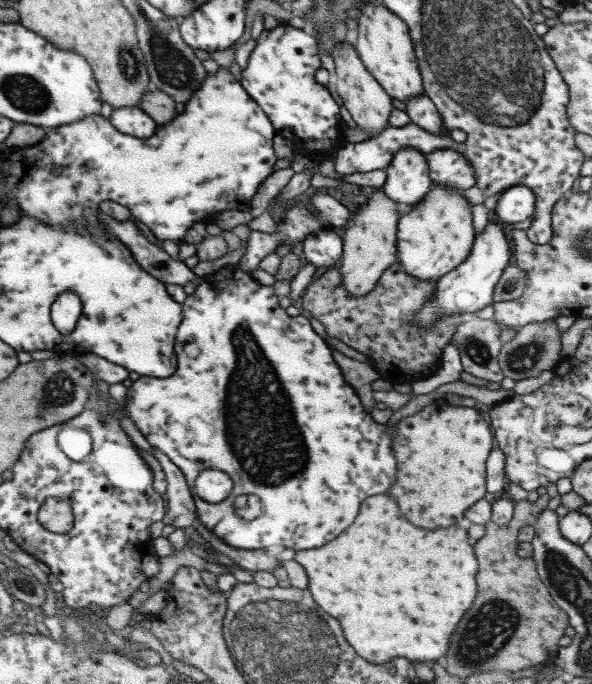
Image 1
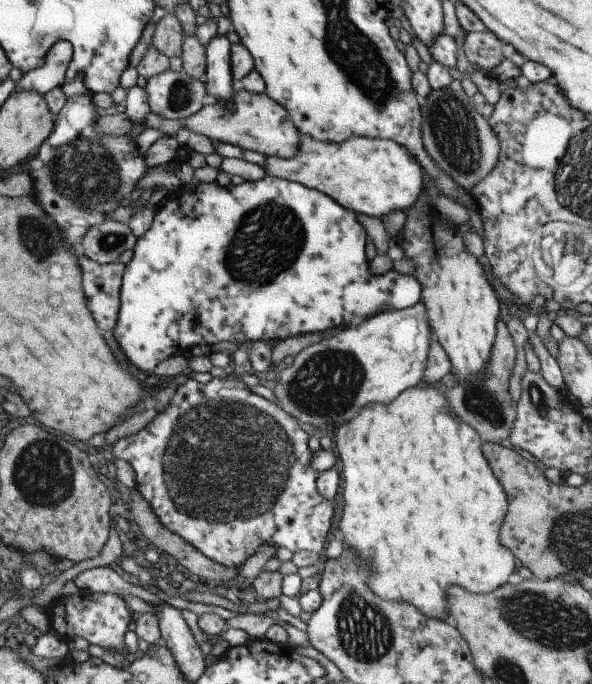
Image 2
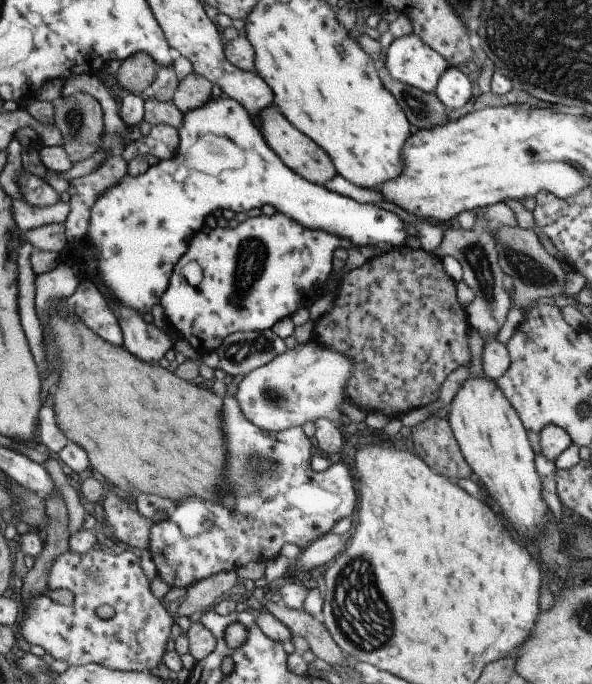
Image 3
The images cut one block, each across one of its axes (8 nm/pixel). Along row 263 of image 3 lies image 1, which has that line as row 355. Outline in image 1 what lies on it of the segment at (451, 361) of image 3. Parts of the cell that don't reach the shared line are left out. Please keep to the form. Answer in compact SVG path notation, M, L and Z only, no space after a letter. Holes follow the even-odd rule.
M399 262L382 272L378 285L368 295L350 297L347 290L343 288L343 282L344 276L340 274L340 268L325 269L318 277L314 276L310 286L304 289L298 305L302 310L312 313L313 320L320 322L330 336L341 340L358 353L364 354L371 361L370 365L380 372L381 378L390 383L412 383L436 373L441 366L443 349L453 338L456 328L459 328L460 324L466 322L466 318L469 317L467 314L451 315L442 318L430 329L419 328L411 318L433 296L435 284L432 280L418 280L406 274Z

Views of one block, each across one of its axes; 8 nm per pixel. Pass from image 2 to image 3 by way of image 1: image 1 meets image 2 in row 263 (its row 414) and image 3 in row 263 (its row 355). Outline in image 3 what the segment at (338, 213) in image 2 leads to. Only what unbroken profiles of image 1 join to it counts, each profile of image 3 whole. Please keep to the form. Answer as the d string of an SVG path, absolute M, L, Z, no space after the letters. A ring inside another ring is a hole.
M278 212L273 216L265 216L262 214L256 218L250 218L250 220L242 222L242 224L238 224L236 228L206 228L206 226L204 226L204 228L198 232L198 236L192 238L188 252L178 260L178 264L176 264L176 268L174 268L174 272L172 272L172 282L170 282L169 288L162 296L161 305L162 308L164 308L167 324L179 338L188 341L190 346L195 348L199 354L213 352L216 350L218 344L224 341L224 338L230 334L239 331L266 331L267 329L272 329L274 324L281 321L283 318L291 317L302 304L309 306L314 300L322 296L322 292L326 292L329 277L333 272L332 258L334 250L339 247L348 249L351 246L354 247L347 238L338 239L336 236L321 231L307 230L301 225L294 223L294 220L288 219L285 215ZM192 260L196 260L196 262L202 266L202 270L204 270L204 278L202 278L202 282L200 282L198 286L189 286L182 276L182 266L186 266L186 262L192 262Z

